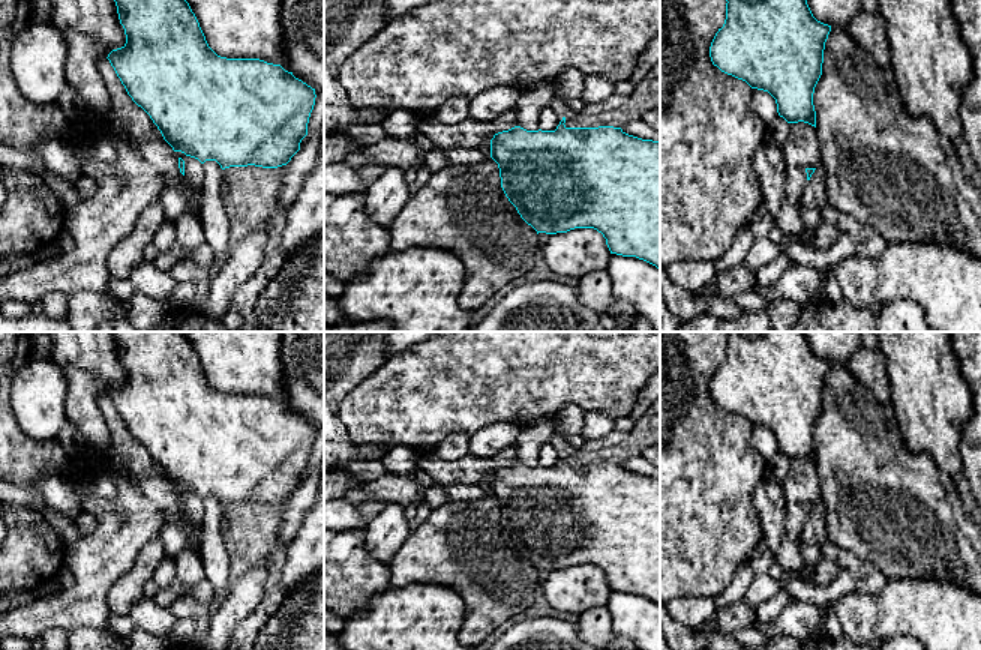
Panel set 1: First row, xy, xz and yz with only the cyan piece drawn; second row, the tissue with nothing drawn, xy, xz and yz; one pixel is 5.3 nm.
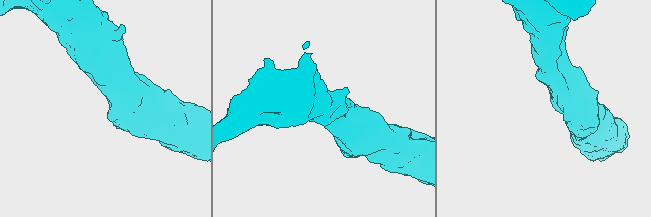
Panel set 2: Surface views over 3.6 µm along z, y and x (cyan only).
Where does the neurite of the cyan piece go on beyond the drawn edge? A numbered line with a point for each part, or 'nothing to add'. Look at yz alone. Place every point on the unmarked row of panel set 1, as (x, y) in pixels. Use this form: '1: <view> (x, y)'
1: yz (795, 520)

